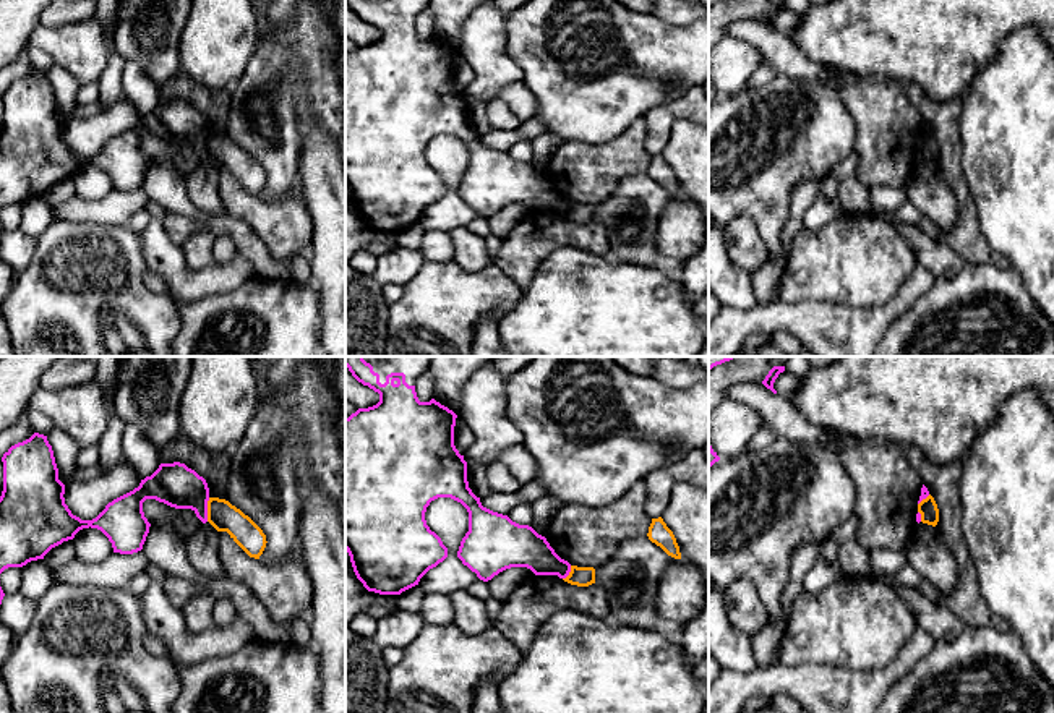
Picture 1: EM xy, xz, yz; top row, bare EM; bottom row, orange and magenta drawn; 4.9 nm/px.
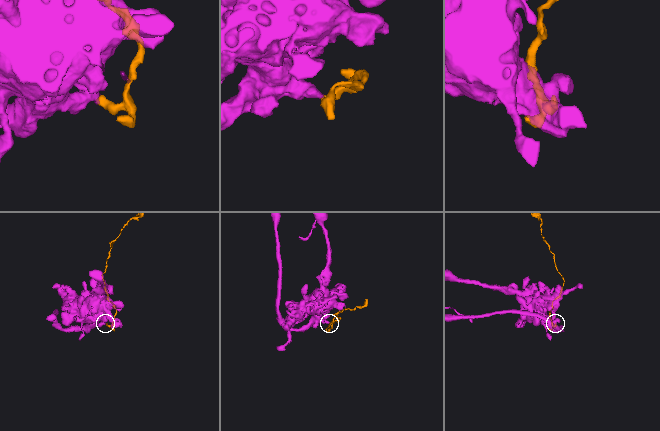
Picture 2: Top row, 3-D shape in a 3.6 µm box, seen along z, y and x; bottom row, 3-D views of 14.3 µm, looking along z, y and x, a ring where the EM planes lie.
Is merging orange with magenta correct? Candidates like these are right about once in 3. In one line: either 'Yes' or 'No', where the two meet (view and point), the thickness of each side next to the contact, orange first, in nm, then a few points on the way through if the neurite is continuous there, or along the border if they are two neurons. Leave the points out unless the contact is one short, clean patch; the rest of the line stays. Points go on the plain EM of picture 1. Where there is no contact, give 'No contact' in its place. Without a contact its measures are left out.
No. Touches orange at xy (208, 146). Thickness 150 nm (orange) against 220 nm. Boundary: xy (209, 135), (206, 157)

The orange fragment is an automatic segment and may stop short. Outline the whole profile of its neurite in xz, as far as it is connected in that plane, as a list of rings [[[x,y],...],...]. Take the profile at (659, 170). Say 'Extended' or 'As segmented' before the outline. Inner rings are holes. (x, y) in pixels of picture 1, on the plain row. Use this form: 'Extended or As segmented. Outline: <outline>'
As segmented. Outline: [[[662,154],[652,156],[647,173],[652,180],[660,183],[668,193],[675,196],[681,196],[676,175]]]

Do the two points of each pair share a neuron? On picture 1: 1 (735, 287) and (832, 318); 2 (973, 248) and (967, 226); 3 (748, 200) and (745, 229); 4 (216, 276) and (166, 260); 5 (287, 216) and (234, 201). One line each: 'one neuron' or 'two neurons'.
1: two neurons
2: one neuron
3: two neurons
4: one neuron
5: one neuron

